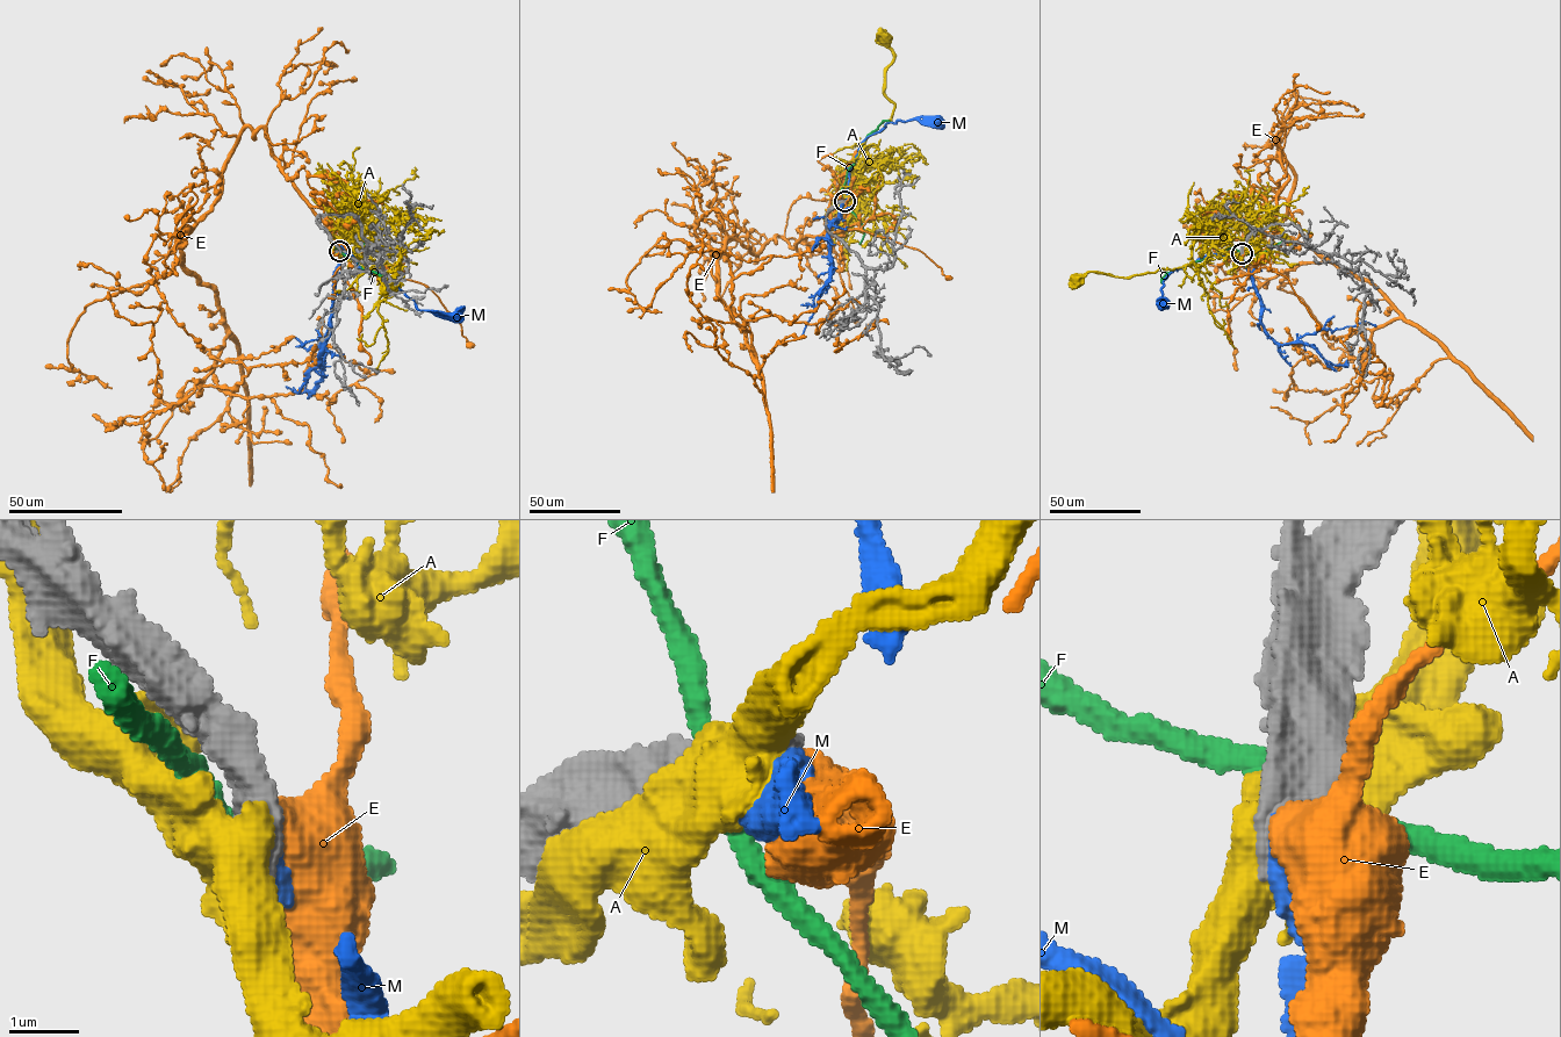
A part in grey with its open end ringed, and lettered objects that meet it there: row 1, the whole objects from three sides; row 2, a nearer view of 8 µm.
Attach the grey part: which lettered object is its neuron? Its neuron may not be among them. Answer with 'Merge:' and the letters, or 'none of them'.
Merge: M

